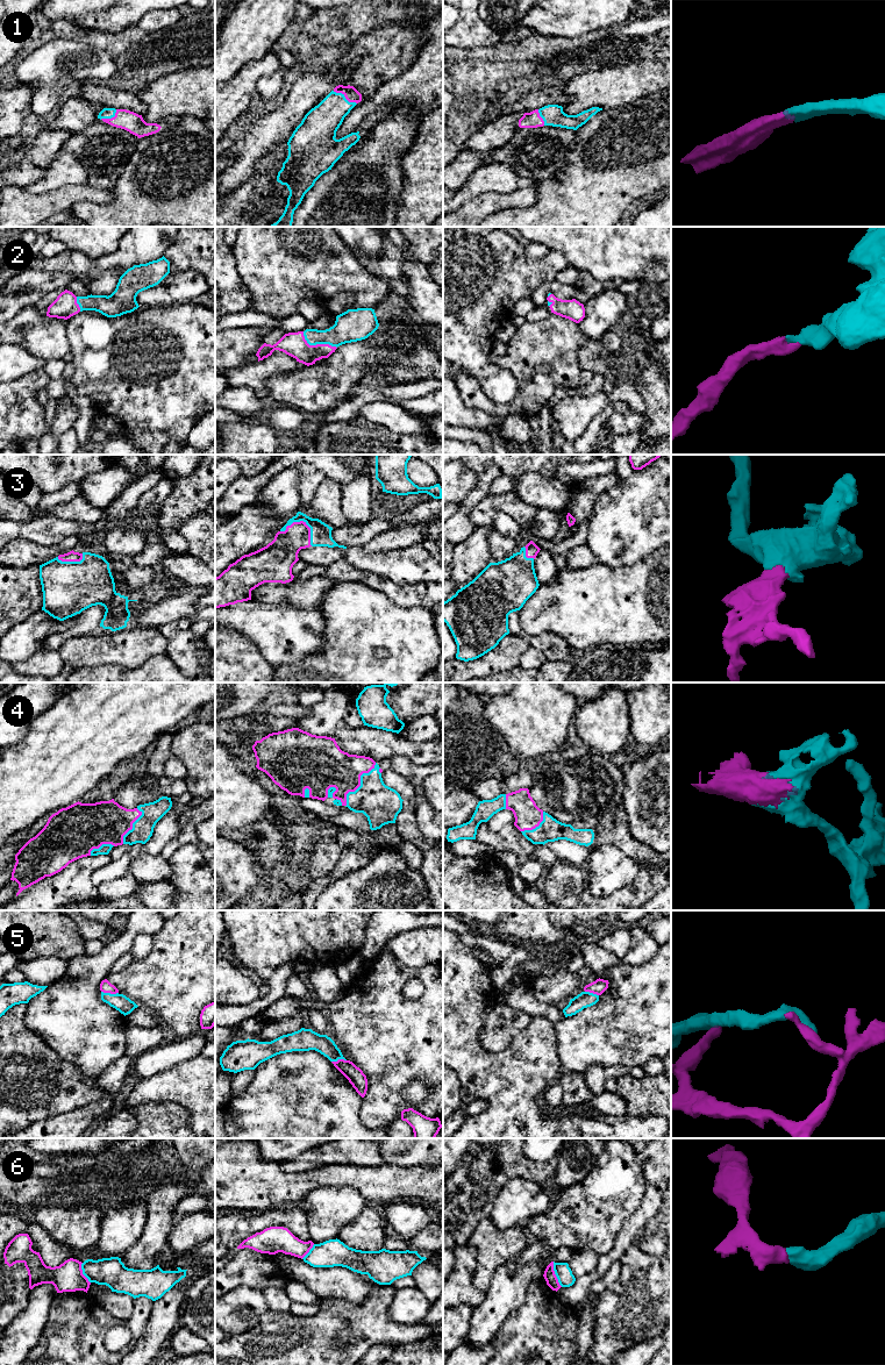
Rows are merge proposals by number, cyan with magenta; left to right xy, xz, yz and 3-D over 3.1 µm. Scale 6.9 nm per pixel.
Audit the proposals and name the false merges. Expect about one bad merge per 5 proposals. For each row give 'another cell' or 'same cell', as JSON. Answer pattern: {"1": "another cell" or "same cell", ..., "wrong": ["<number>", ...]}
{"1": "same cell", "2": "same cell", "3": "same cell", "4": "same cell", "5": "another cell", "6": "another cell", "wrong": ["5", "6"]}

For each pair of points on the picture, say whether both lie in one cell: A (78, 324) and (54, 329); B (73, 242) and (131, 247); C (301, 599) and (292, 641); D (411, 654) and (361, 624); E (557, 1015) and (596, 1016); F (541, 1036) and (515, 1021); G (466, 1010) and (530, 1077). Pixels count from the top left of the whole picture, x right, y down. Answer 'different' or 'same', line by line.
A: different
B: different
C: different
D: same
E: different
F: different
G: same

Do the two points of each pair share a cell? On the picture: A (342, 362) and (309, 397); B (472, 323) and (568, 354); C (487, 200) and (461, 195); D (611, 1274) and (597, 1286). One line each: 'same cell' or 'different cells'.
A: same cell
B: different cells
C: different cells
D: same cell

